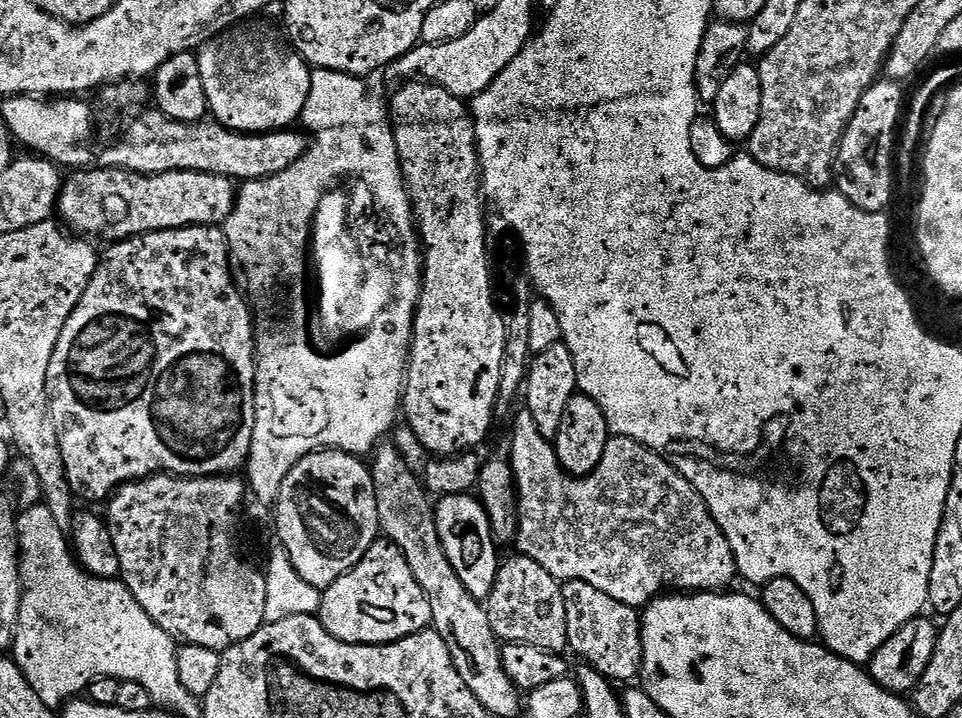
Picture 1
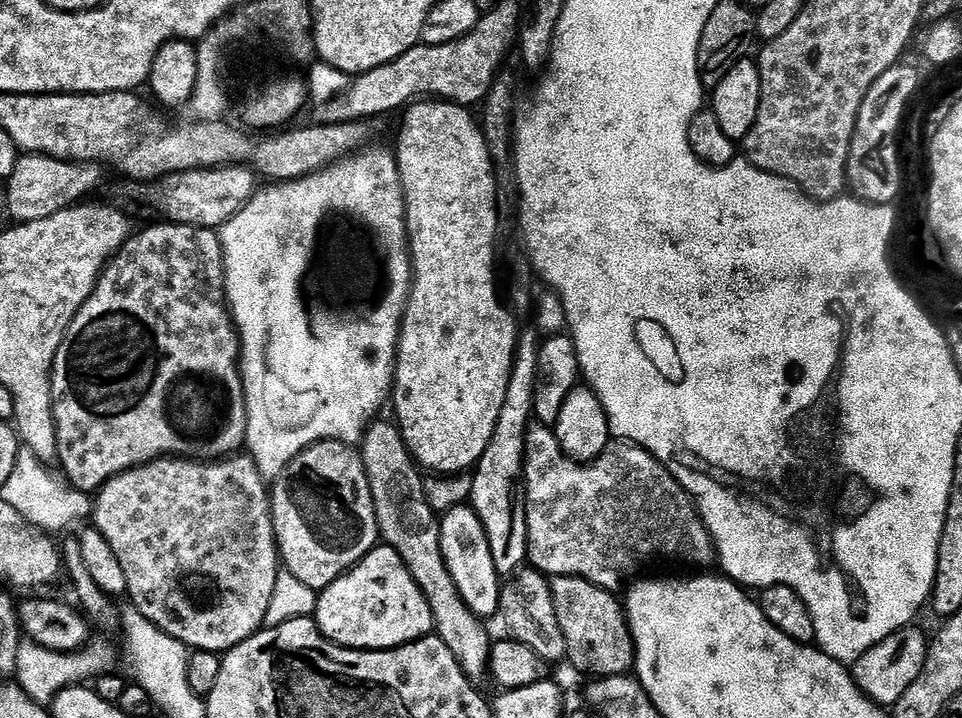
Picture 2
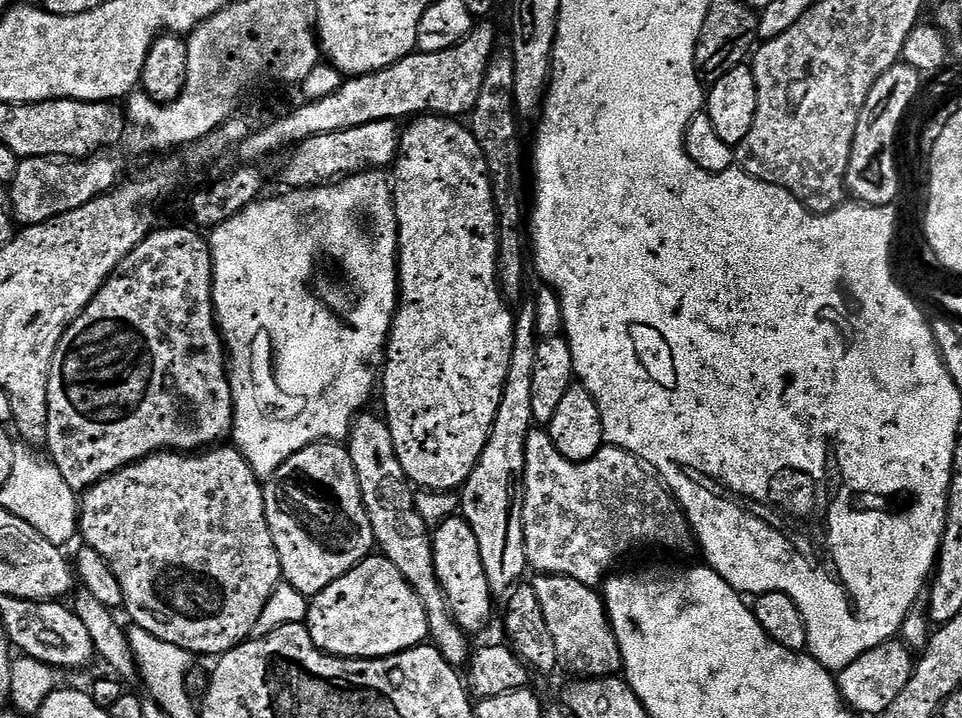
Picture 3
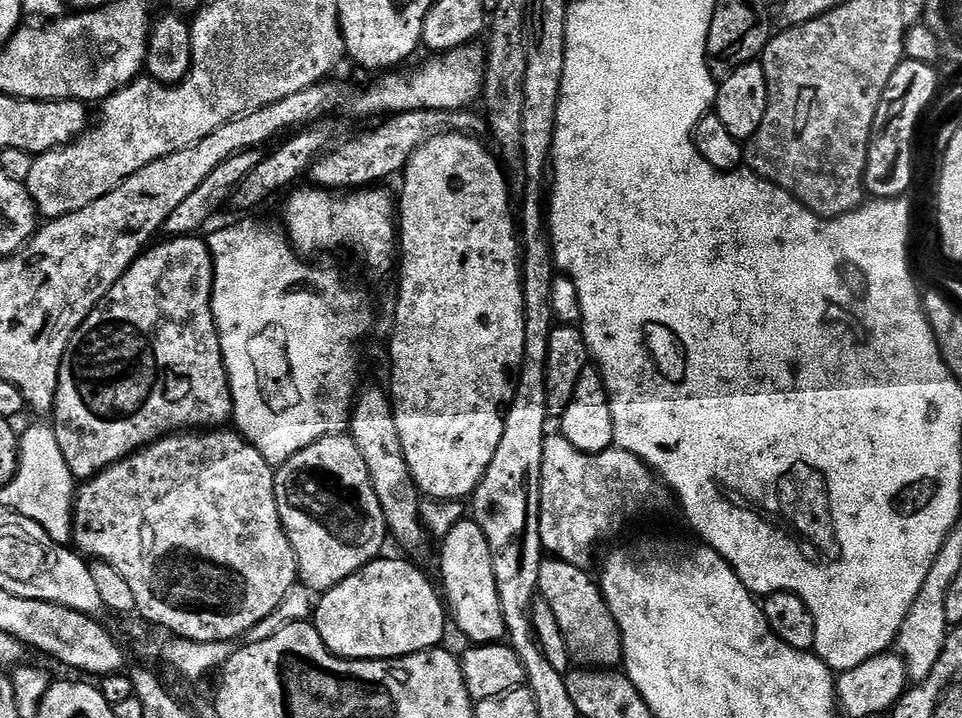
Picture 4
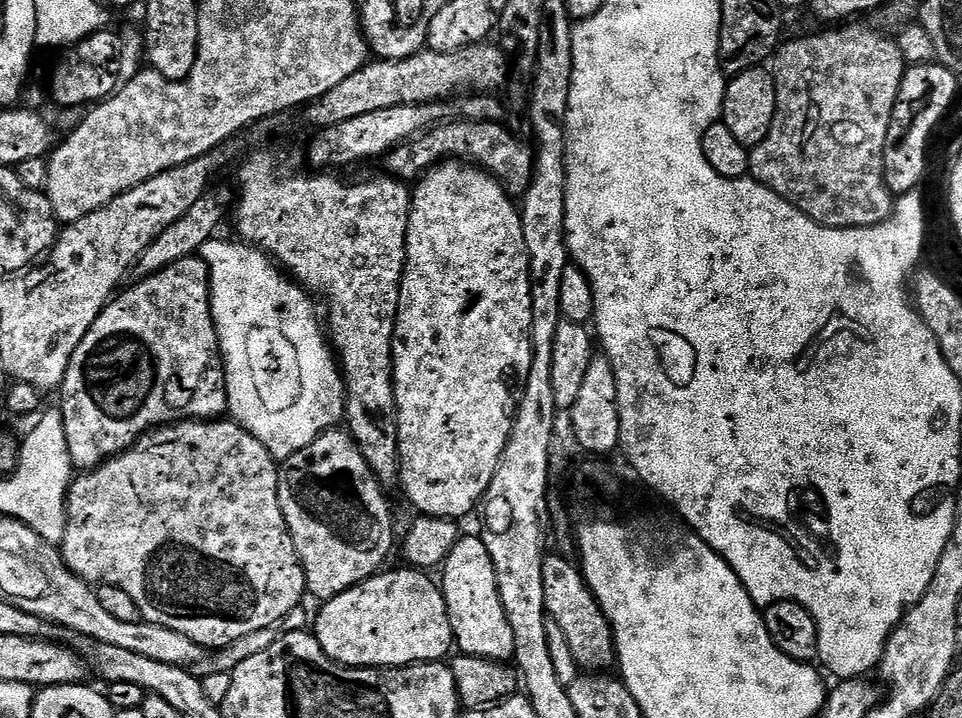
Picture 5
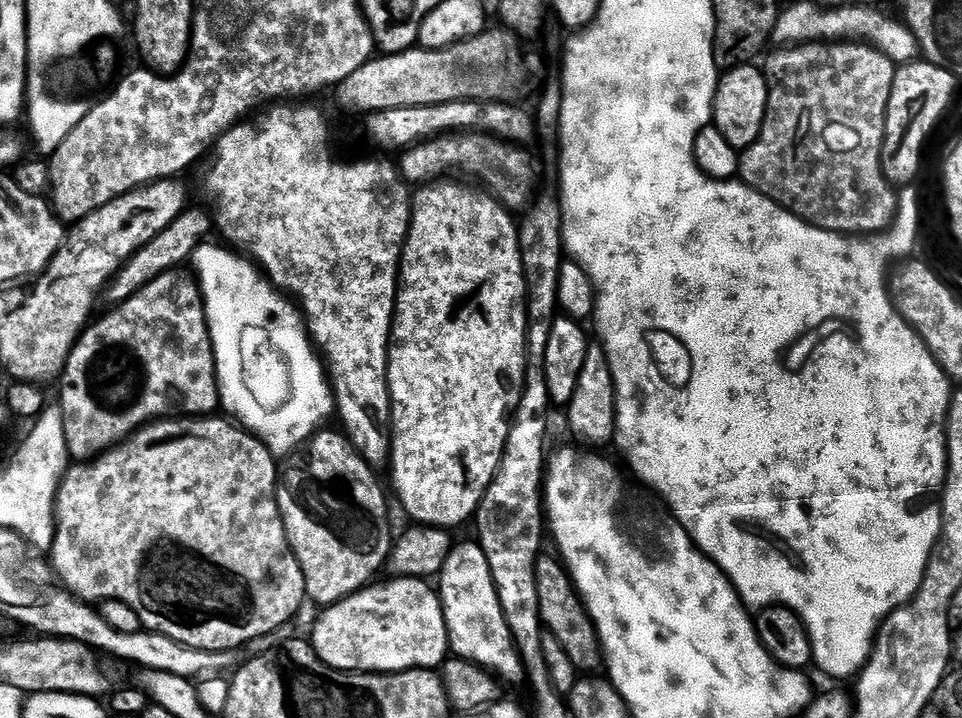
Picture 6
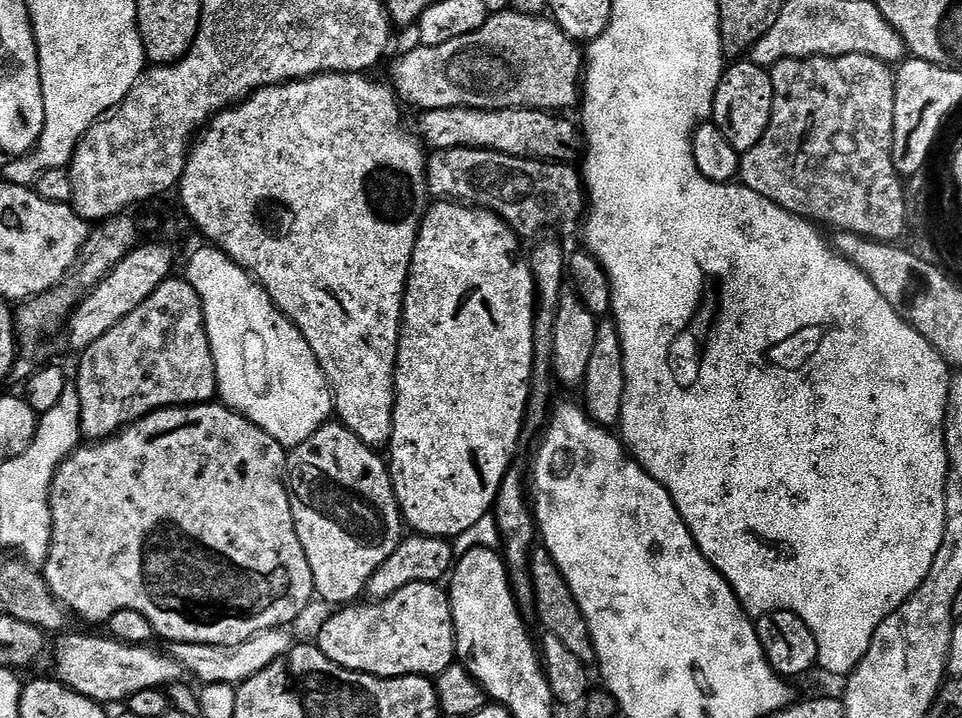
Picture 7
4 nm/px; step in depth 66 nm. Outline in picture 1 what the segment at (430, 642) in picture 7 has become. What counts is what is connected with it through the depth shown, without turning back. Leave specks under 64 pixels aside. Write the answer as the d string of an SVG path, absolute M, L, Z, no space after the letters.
M380 538L380 541L369 543L368 553L362 558L362 562L358 562L344 576L339 576L335 582L329 586L323 593L320 602L320 611L318 618L324 624L324 629L334 638L338 638L347 644L393 644L395 640L401 640L407 636L412 636L415 632L425 631L432 624L432 611L430 610L430 602L426 598L426 594L422 590L422 586L418 586L418 582L414 578L414 574L410 570L410 566L406 562L406 558L398 550L398 546L389 544L387 539Z

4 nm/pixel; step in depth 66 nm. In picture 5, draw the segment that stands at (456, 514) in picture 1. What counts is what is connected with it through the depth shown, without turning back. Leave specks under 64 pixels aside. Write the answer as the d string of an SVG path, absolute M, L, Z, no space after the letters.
M461 535L443 563L442 572L442 591L455 647L466 656L511 661L516 655L514 630L510 630L506 610L500 601L494 562L490 562L490 550L486 550L483 539L479 535Z

